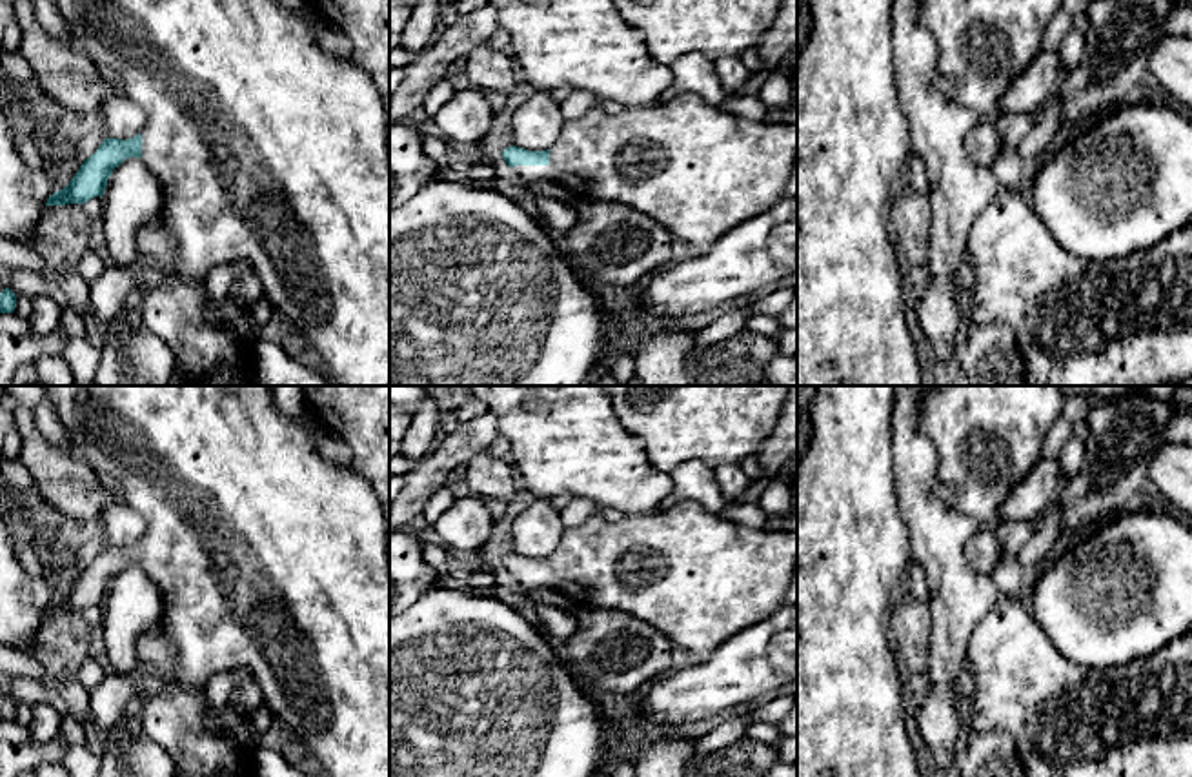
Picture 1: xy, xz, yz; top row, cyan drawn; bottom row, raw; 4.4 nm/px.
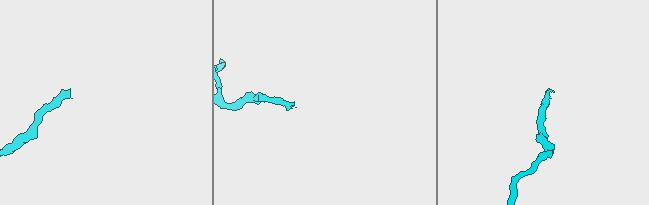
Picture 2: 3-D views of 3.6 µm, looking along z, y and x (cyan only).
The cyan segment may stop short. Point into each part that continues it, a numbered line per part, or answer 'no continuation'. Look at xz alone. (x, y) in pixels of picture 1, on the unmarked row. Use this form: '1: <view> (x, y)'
1: xz (697, 577)

